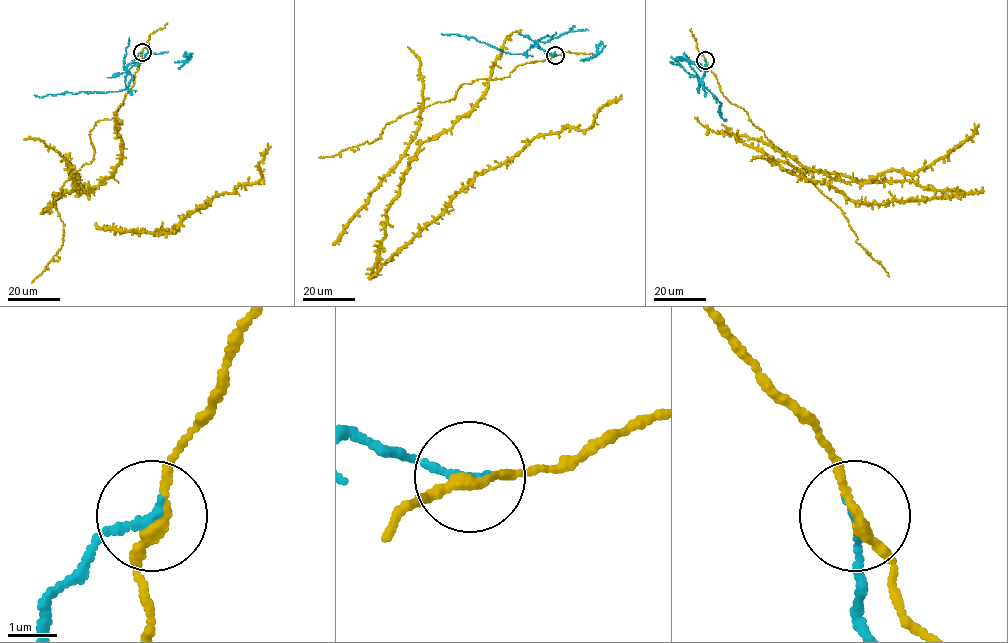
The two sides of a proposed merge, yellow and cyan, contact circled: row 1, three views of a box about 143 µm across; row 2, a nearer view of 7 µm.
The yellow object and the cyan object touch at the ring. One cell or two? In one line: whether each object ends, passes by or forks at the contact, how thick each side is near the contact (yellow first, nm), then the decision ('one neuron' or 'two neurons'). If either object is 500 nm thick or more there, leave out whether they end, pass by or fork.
yellow passes by | cyan ends | 200/170 nm | two neurons

